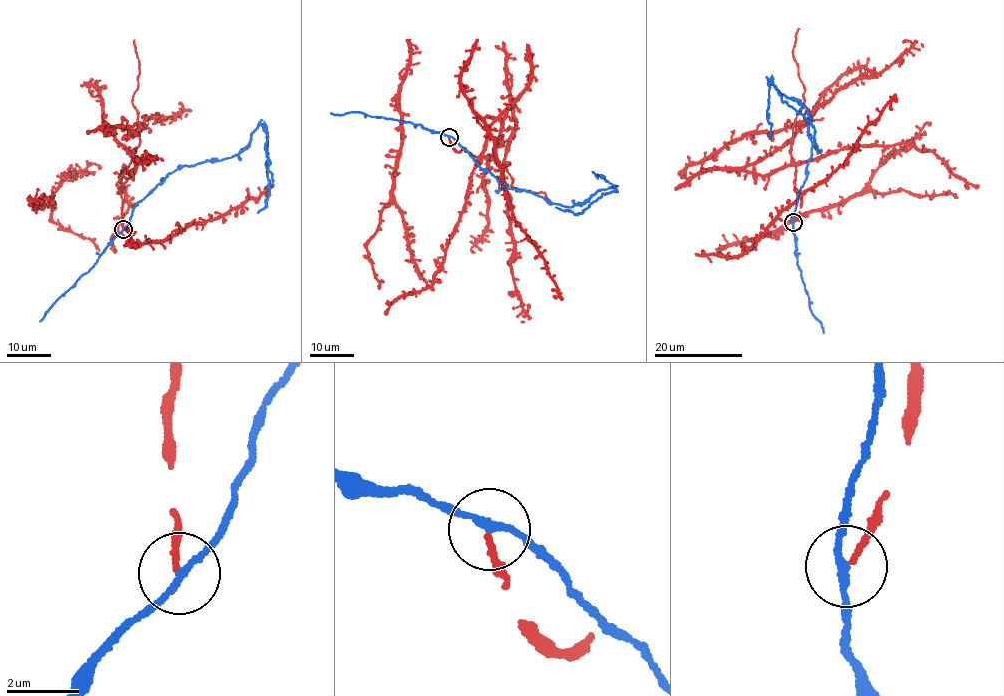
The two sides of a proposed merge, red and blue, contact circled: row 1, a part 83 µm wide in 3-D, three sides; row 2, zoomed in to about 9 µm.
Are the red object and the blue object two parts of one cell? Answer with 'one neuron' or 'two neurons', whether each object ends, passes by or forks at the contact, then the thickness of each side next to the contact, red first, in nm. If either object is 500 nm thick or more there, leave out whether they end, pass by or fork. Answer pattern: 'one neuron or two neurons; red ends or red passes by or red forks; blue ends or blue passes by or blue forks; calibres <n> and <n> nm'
two neurons; red ends; blue passes by; calibres 140 and 170 nm

